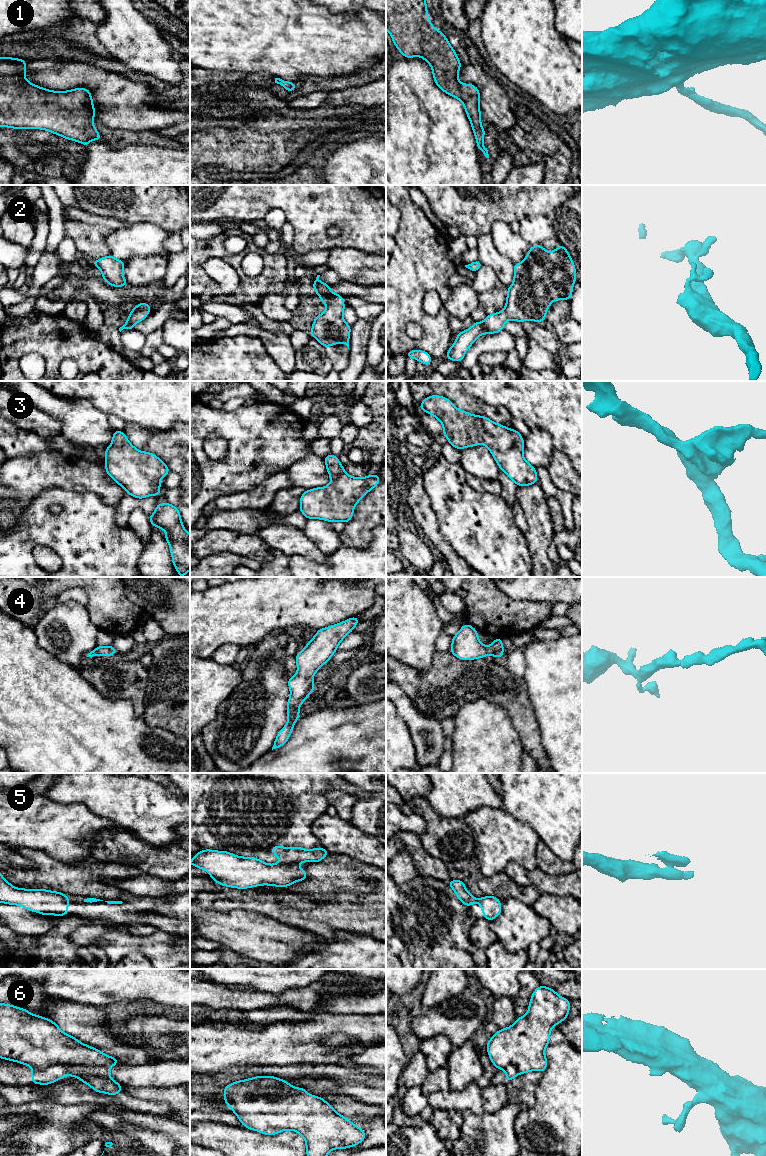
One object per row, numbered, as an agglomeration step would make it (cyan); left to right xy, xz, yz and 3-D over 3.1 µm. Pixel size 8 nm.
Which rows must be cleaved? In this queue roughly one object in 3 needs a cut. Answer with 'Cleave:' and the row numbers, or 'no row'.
Cleave: 5, 6

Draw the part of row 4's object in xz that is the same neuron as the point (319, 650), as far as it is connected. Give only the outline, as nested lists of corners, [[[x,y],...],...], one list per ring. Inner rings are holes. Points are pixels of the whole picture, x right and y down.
[[[358,615],[359,616],[359,615]],[[358,616],[338,624],[317,630],[304,649],[295,655],[297,674],[289,677],[290,697],[287,703],[287,724],[278,732],[273,749],[283,746],[289,739],[294,724],[298,720],[299,708],[315,689],[312,677],[330,660],[341,641],[359,623]]]

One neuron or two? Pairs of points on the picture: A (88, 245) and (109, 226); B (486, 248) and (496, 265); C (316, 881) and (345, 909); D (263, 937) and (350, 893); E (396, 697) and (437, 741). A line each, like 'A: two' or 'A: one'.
A: one
B: one
C: one
D: two
E: one

